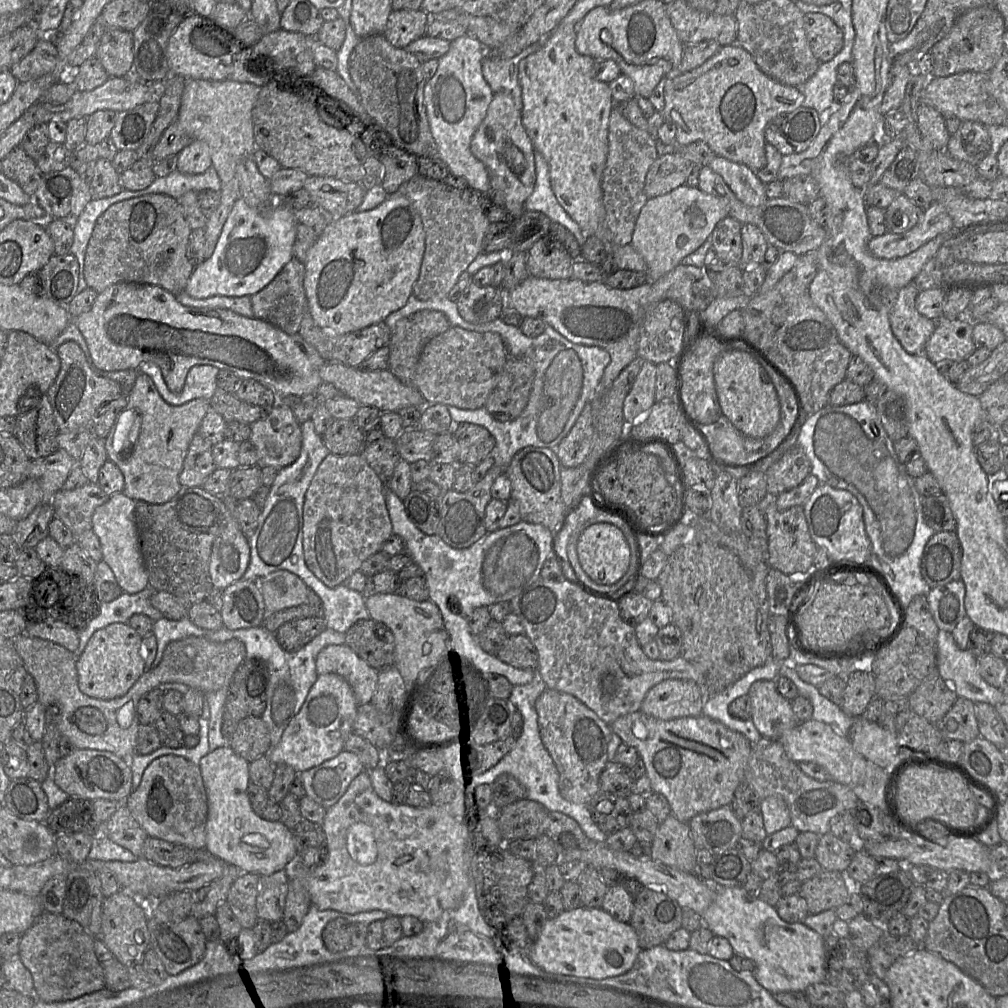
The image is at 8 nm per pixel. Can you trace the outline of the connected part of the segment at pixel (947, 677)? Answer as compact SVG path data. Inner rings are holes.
M939 630L935 646L936 669L958 697L993 706L1005 703L1001 689L989 685L981 677L978 658L969 649L960 649L951 632Z

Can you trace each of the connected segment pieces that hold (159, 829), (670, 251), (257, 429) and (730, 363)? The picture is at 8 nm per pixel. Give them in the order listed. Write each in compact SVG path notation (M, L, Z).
M160 756L146 767L139 786L123 803L148 836L193 850L205 849L208 804L200 765L180 756Z
M687 184L648 199L640 211L630 243L646 263L647 280L655 281L678 266L684 257L710 237L716 224L728 215L729 208L724 199Z
M274 405L267 410L266 415L253 422L249 441L258 454L260 467L271 466L284 468L292 464L300 455L302 432L300 423L296 420L291 407Z
M727 350L713 365L713 377L721 413L742 434L752 438L769 435L780 419L780 405L776 390L760 363L748 352Z

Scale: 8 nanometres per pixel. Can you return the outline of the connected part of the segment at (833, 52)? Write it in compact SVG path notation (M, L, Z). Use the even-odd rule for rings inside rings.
M808 13L803 16L806 39L819 63L832 60L843 47L843 33L828 16Z

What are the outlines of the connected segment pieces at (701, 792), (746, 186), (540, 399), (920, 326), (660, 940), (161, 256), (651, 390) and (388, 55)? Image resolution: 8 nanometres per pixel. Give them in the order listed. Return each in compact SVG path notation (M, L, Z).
M636 711L623 715L610 725L623 743L634 747L646 767L652 791L662 794L671 807L671 815L682 823L697 814L730 805L738 785L745 779L745 770L750 757L752 743L740 732L731 730L721 722L704 714L674 720L660 720Z
M719 156L707 165L724 179L736 198L746 206L758 207L766 201L765 184L746 165Z
M411 295L401 309L392 312L385 319L384 324L391 330L397 321L421 310L443 312L451 326L476 332L496 332L503 339L509 357L530 360L535 372L533 385L525 409L515 420L499 422L485 407L468 410L447 406L454 425L478 424L494 436L496 440L492 452L494 464L504 468L504 471L514 455L523 448L555 449L559 445L575 424L585 404L592 401L604 369L610 362L610 355L604 349L574 344L548 325L539 336L528 337L521 332L519 327L505 324L502 318L483 324L469 323L459 314L456 302L452 302L446 297L422 301Z
M913 281L898 291L889 312L889 321L894 336L910 354L924 353L924 347L934 332L937 321L921 315L915 307L919 289Z
M643 887L634 897L629 920L638 936L640 948L663 945L675 931L682 928L683 910L664 891L656 887Z
M147 194L111 205L96 220L86 248L87 286L101 293L116 283L149 284L178 294L194 270L187 258L191 232L177 200L170 196Z
M648 361L641 362L639 373L623 402L626 424L635 424L656 402L656 366Z
M383 33L360 37L349 58L349 71L367 114L389 134L392 145L416 157L438 156L424 100L427 80L416 56L392 45Z

